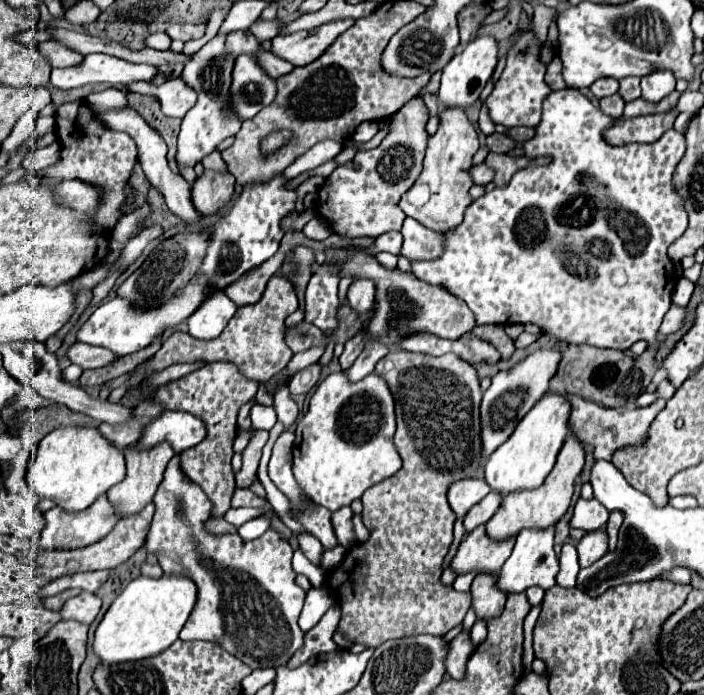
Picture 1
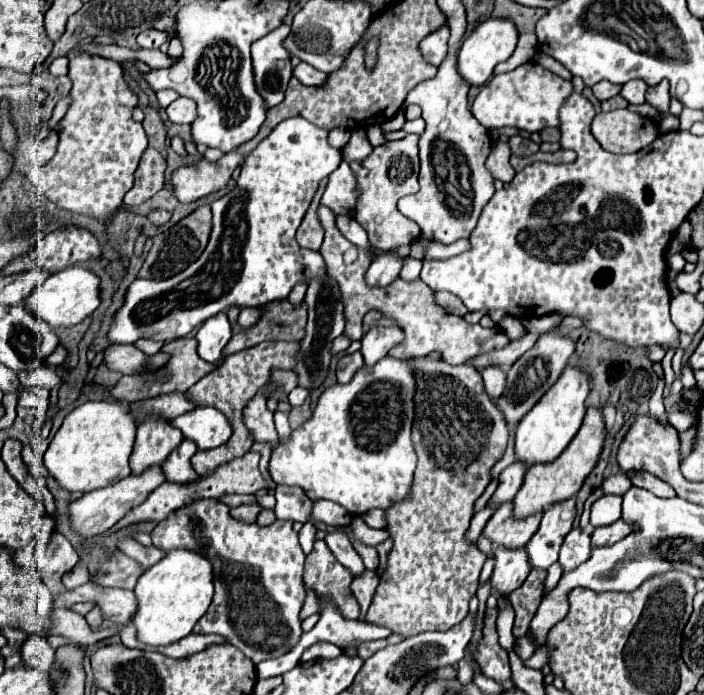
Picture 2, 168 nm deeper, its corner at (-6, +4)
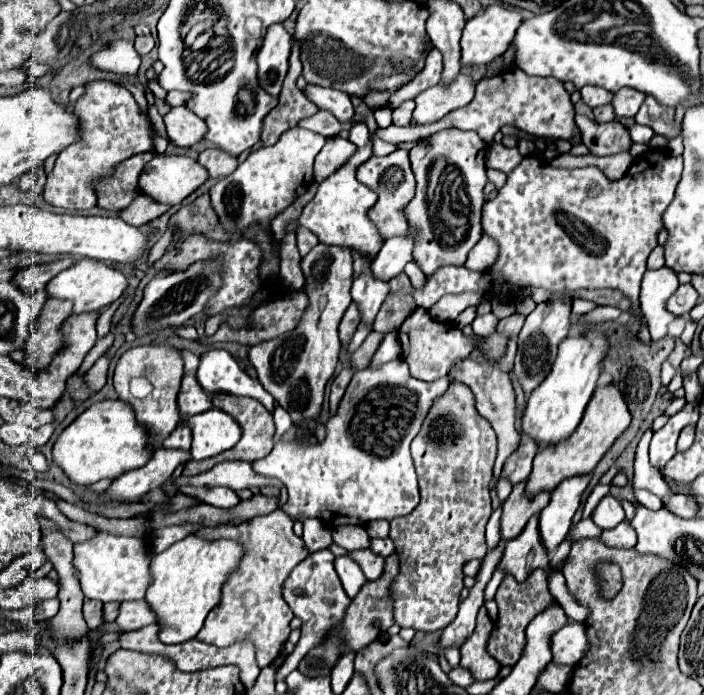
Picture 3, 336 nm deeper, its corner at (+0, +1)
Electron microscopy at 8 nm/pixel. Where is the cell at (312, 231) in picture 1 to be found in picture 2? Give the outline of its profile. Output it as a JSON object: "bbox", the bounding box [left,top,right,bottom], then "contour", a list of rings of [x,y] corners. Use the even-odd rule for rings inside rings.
{"bbox":[108,117,342,343],"contour":[[[292,117],[276,125],[276,129],[246,157],[238,185],[212,203],[212,237],[200,259],[170,279],[136,279],[126,293],[124,305],[114,317],[108,339],[112,343],[134,343],[142,337],[154,341],[174,341],[186,337],[196,325],[202,325],[206,319],[232,305],[260,307],[276,299],[286,299],[298,281],[308,283],[312,279],[322,279],[326,265],[320,251],[300,247],[294,233],[320,185],[320,179],[328,177],[340,161],[342,155],[338,149],[330,147],[326,129],[302,117]]]}

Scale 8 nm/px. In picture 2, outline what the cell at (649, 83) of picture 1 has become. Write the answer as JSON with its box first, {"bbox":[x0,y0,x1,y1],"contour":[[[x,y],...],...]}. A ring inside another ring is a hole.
{"bbox":[646,81,670,115],"contour":[[[662,81],[660,85],[656,85],[656,89],[648,89],[646,91],[646,103],[656,107],[662,115],[668,115],[668,107],[670,107],[668,81]]]}

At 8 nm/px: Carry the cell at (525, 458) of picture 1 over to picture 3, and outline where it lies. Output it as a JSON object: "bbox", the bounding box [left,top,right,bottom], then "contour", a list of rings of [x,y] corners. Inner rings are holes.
{"bbox":[522,332,608,448],"contour":[[[588,332],[586,336],[572,338],[568,336],[560,348],[558,348],[558,358],[546,376],[546,380],[532,392],[524,418],[522,418],[522,434],[526,438],[532,438],[540,448],[558,444],[566,438],[572,436],[576,426],[582,420],[584,408],[592,398],[596,380],[600,376],[600,364],[602,358],[606,356],[608,342],[604,334],[600,332]]]}

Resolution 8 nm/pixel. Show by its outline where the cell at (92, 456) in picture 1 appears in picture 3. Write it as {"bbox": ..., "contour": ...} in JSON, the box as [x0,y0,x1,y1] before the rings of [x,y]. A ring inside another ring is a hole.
{"bbox":[52,400,152,486],"contour":[[[104,400],[104,402],[96,402],[90,408],[86,408],[68,428],[62,430],[62,434],[58,436],[54,448],[52,448],[52,460],[62,468],[62,472],[66,474],[66,478],[74,484],[80,486],[90,486],[102,478],[118,478],[124,472],[130,472],[134,468],[140,468],[148,462],[148,458],[152,456],[152,452],[148,450],[148,440],[146,440],[146,432],[142,426],[136,424],[134,412],[130,410],[128,404],[122,404],[120,400]]]}

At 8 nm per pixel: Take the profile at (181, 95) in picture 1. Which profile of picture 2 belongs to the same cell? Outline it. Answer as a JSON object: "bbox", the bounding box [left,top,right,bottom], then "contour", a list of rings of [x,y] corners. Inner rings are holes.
{"bbox":[166,97,196,125],"contour":[[[180,97],[180,99],[176,99],[174,103],[168,105],[166,113],[168,113],[168,119],[172,123],[180,123],[180,125],[186,123],[186,125],[190,125],[196,119],[196,103],[192,99]]]}

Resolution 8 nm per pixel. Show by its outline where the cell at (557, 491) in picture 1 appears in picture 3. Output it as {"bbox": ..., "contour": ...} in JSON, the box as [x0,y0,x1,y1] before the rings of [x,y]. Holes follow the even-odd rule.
{"bbox":[526,384,630,498],"contour":[[[614,384],[596,388],[590,404],[586,406],[582,424],[578,424],[578,432],[574,432],[574,436],[570,436],[570,440],[564,440],[562,444],[538,450],[534,458],[534,468],[526,478],[526,494],[532,498],[540,492],[552,492],[566,478],[590,474],[604,456],[604,452],[612,446],[612,442],[628,428],[628,424],[630,424],[630,412],[620,390]]]}

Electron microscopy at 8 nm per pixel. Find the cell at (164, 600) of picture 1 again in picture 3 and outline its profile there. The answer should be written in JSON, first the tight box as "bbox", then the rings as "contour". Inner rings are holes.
{"bbox":[146,534,242,644],"contour":[[[192,534],[180,542],[174,542],[168,550],[152,558],[152,582],[146,588],[146,602],[158,618],[158,640],[164,644],[180,644],[192,640],[198,634],[206,614],[220,602],[222,584],[226,582],[226,576],[238,566],[240,556],[242,548],[234,540],[206,542]]]}

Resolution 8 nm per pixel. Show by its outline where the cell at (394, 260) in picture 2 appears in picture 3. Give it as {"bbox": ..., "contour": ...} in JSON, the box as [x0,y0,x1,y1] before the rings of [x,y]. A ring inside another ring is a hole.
{"bbox":[372,232,412,282],"contour":[[[412,232],[406,234],[406,238],[390,238],[384,240],[380,252],[372,260],[372,274],[374,278],[388,282],[394,276],[398,276],[404,266],[412,260]]]}

